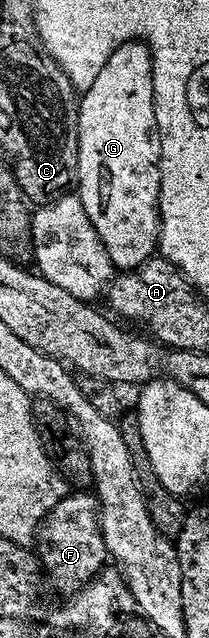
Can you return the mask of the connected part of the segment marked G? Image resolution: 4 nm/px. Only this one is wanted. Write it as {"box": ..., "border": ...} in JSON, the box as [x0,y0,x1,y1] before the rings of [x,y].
{"box":[78,40,160,269],"border":[[[128,40],[98,70],[94,86],[79,97],[78,114],[78,195],[86,210],[86,218],[98,230],[113,269],[139,268],[153,259],[160,243],[160,140],[156,134],[156,103],[152,97],[152,54],[147,44]]]}

